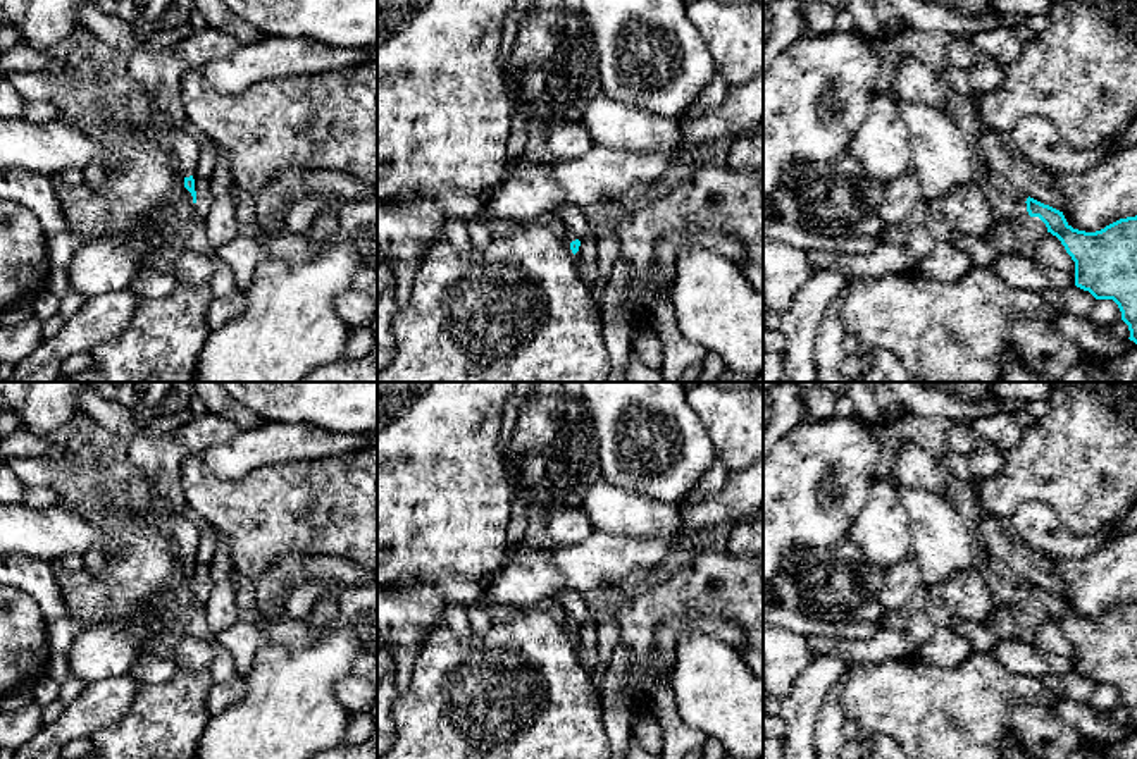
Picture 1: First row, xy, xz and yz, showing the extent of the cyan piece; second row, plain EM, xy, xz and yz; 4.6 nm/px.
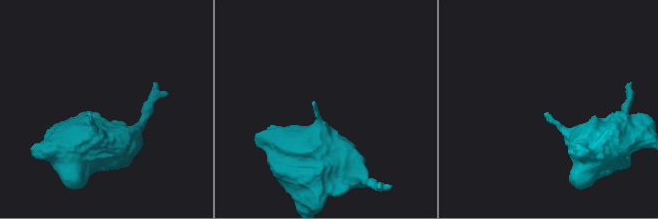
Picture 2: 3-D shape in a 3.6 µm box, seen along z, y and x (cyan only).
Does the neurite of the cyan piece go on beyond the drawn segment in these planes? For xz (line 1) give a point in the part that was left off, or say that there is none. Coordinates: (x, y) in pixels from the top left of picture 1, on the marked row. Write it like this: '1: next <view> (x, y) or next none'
1: next none

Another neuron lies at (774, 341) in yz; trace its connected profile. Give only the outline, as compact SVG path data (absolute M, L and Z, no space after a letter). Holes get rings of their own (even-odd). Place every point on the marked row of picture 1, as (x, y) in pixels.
M765 330L763 332L763 351L765 353L784 353L786 349L786 337L777 330Z

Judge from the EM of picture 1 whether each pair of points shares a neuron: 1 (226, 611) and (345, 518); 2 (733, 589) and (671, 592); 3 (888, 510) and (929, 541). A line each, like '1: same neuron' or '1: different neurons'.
1: different neurons
2: same neuron
3: different neurons

